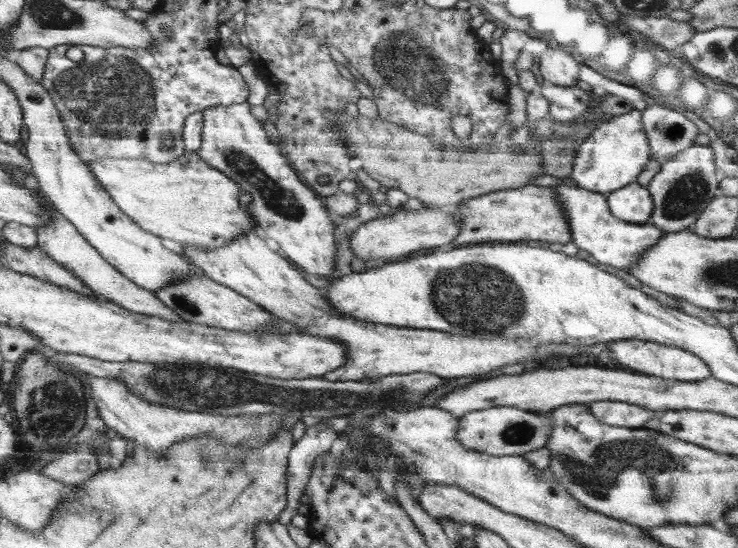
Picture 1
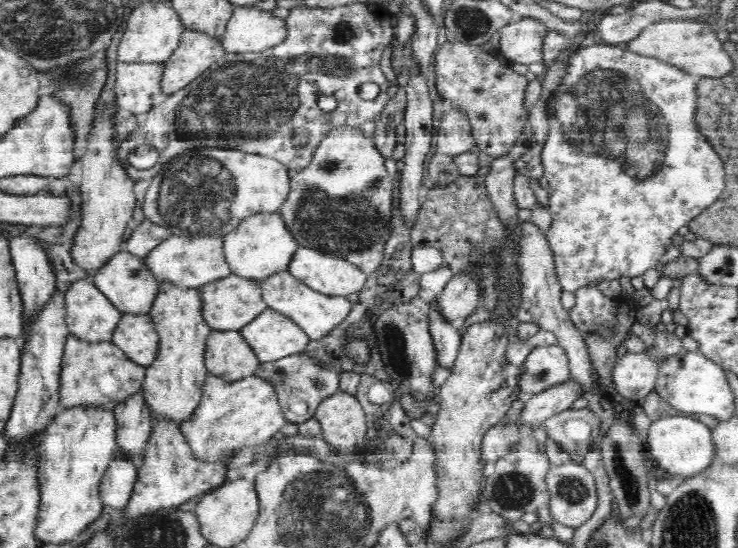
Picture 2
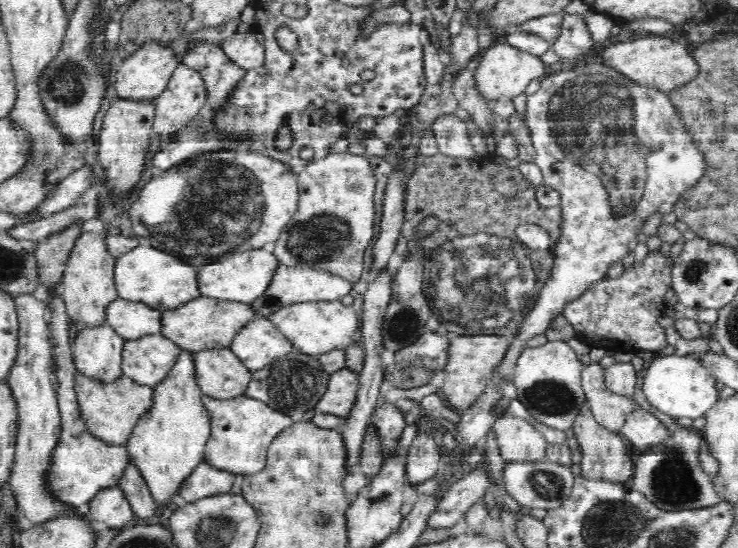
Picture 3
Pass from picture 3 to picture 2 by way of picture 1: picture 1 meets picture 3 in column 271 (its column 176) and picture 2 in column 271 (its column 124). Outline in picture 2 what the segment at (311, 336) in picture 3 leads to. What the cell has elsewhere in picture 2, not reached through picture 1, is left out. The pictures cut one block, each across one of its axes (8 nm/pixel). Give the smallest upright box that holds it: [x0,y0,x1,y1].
[261,268,352,340]

